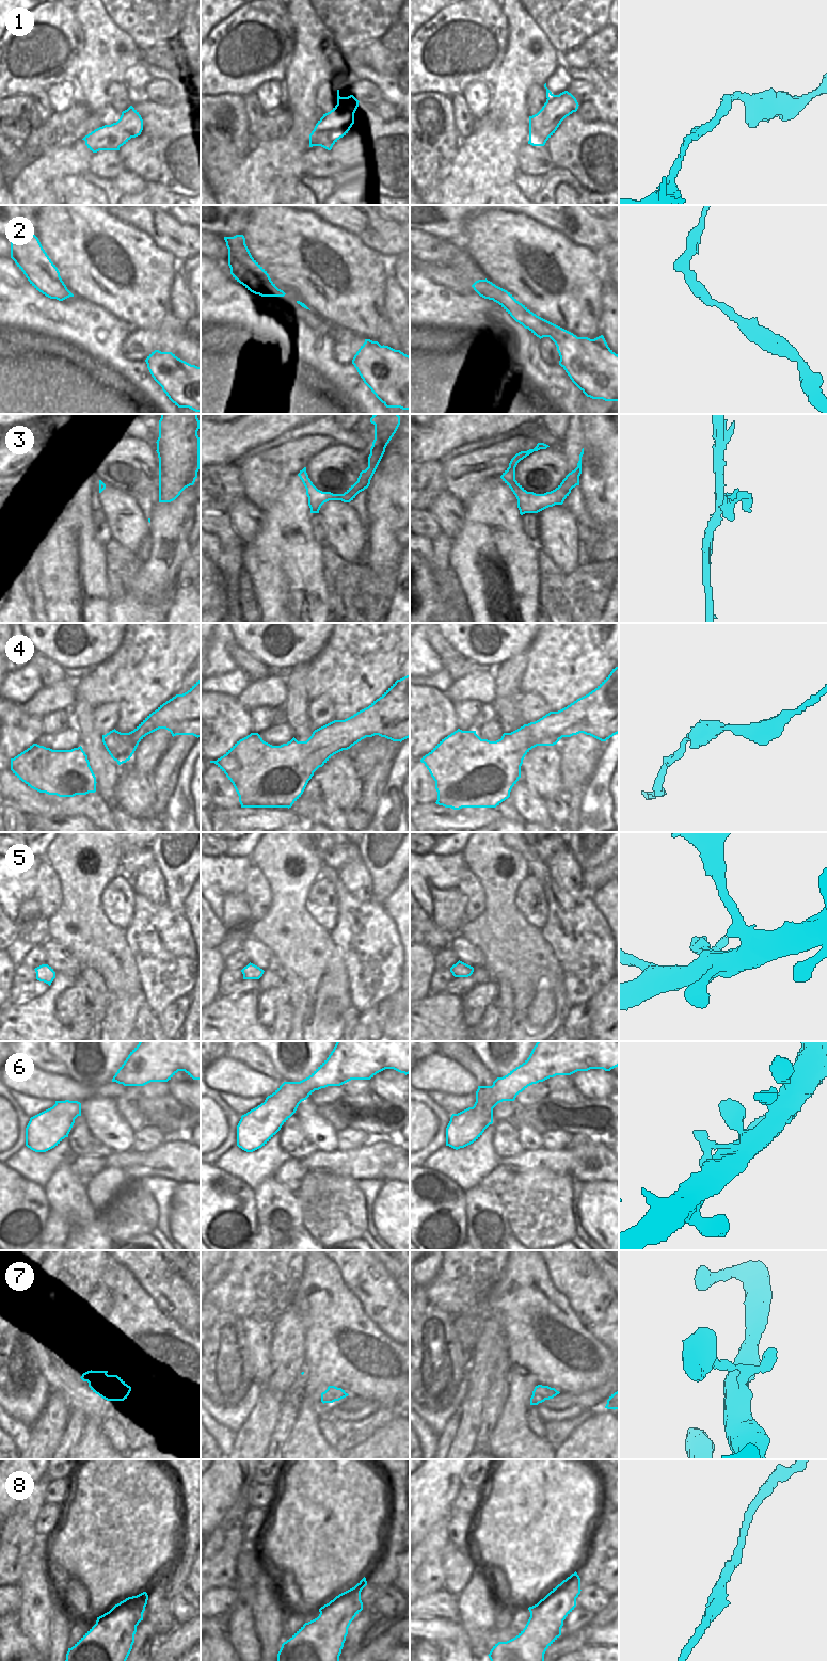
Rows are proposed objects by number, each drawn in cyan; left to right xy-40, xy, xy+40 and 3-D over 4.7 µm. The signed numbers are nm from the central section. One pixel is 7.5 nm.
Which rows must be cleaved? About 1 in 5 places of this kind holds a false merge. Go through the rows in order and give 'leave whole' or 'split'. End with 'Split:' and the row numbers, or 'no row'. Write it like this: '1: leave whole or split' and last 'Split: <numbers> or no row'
1: leave whole
2: leave whole
3: split
4: leave whole
5: leave whole
6: leave whole
7: leave whole
8: leave whole
Split: 3

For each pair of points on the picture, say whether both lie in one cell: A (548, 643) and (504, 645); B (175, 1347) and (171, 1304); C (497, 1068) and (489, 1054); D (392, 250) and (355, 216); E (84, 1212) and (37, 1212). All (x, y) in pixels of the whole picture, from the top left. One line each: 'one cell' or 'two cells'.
A: two cells
B: two cells
C: one cell
D: one cell
E: two cells

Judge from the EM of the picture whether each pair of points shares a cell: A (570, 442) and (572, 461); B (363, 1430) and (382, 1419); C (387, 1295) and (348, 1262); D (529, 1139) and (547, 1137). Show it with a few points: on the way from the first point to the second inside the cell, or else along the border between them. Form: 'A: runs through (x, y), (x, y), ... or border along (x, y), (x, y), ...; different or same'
A: runs through (572, 446), (572, 457); same
B: runs through (367, 1426), (378, 1419); same
C: runs through (378, 1289), (357, 1268); same
D: border along (541, 1133), (542, 1147); different

